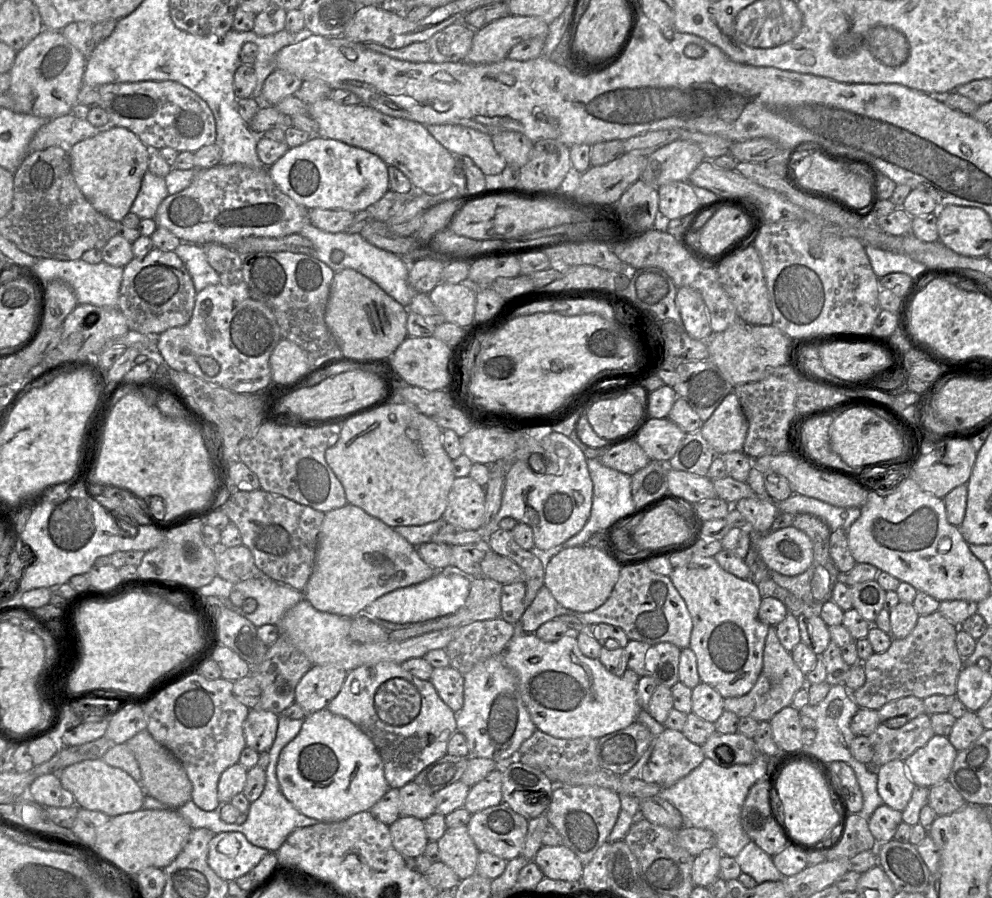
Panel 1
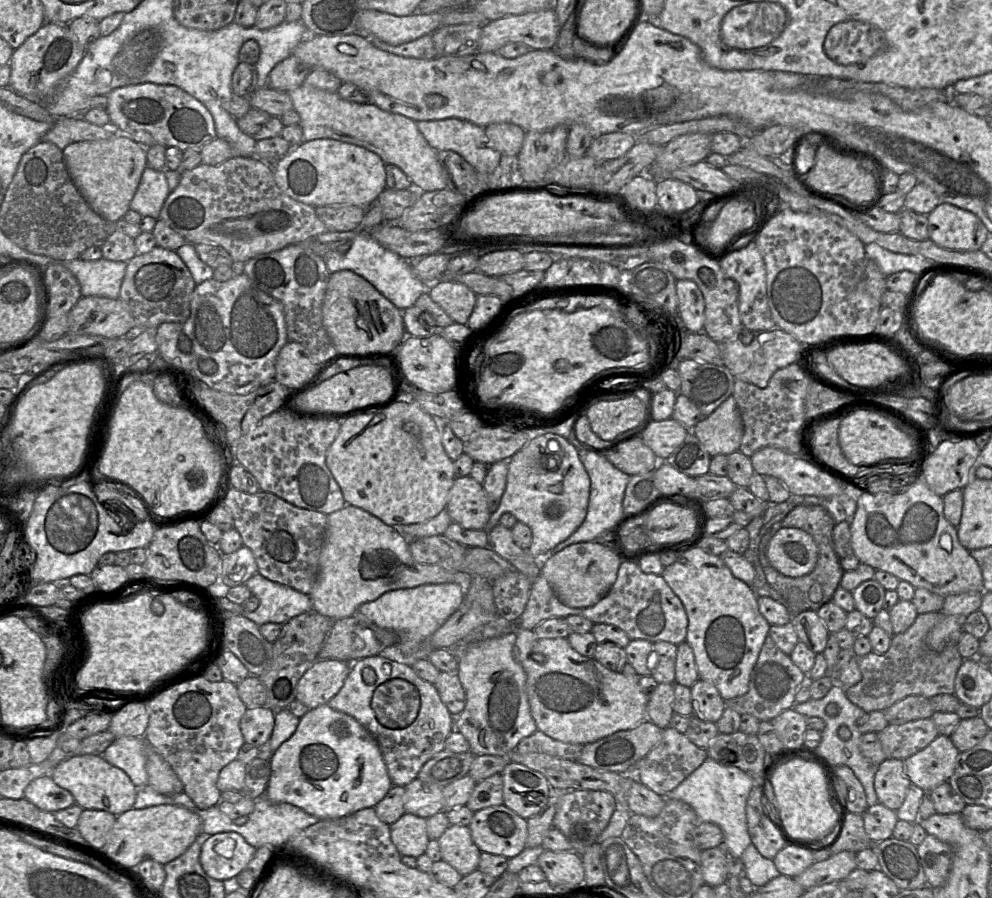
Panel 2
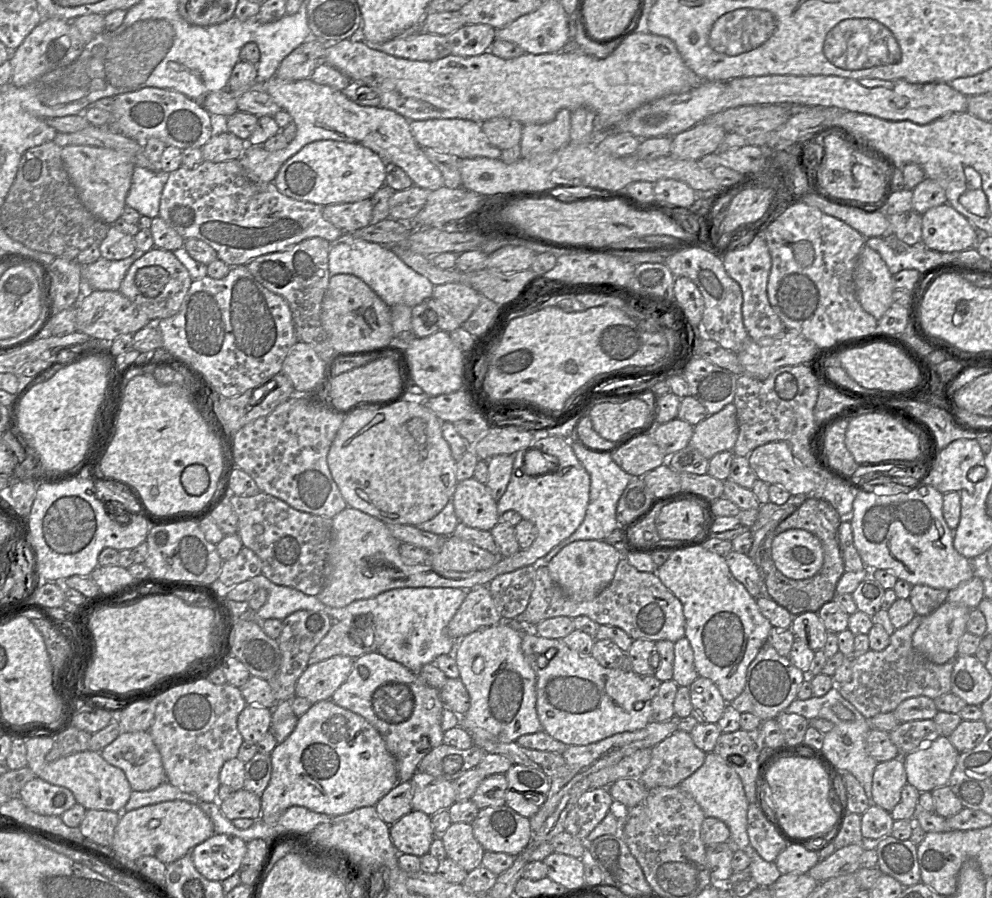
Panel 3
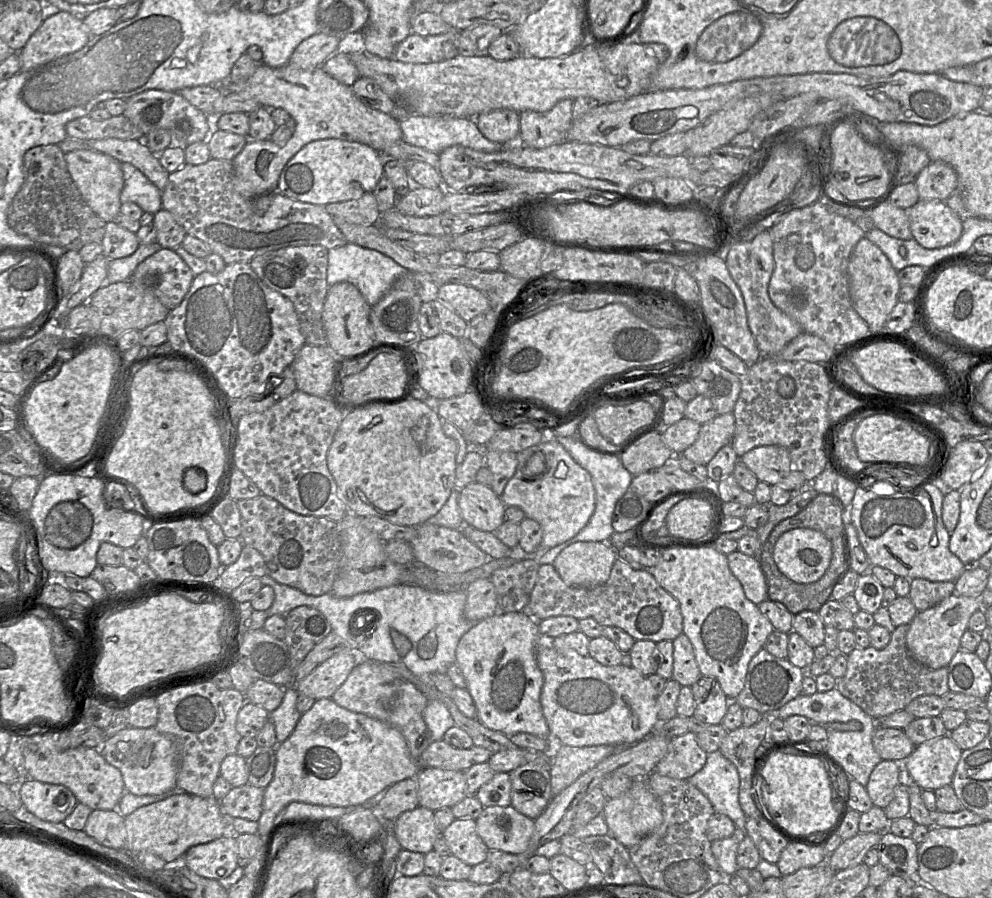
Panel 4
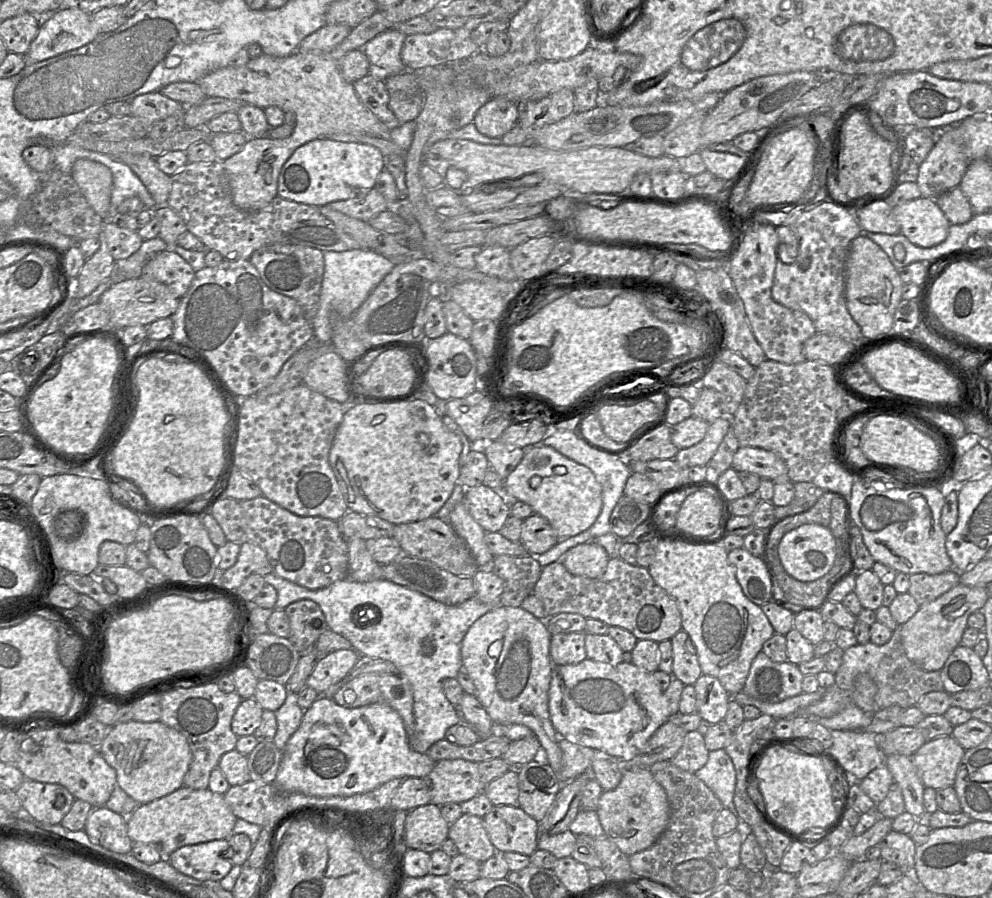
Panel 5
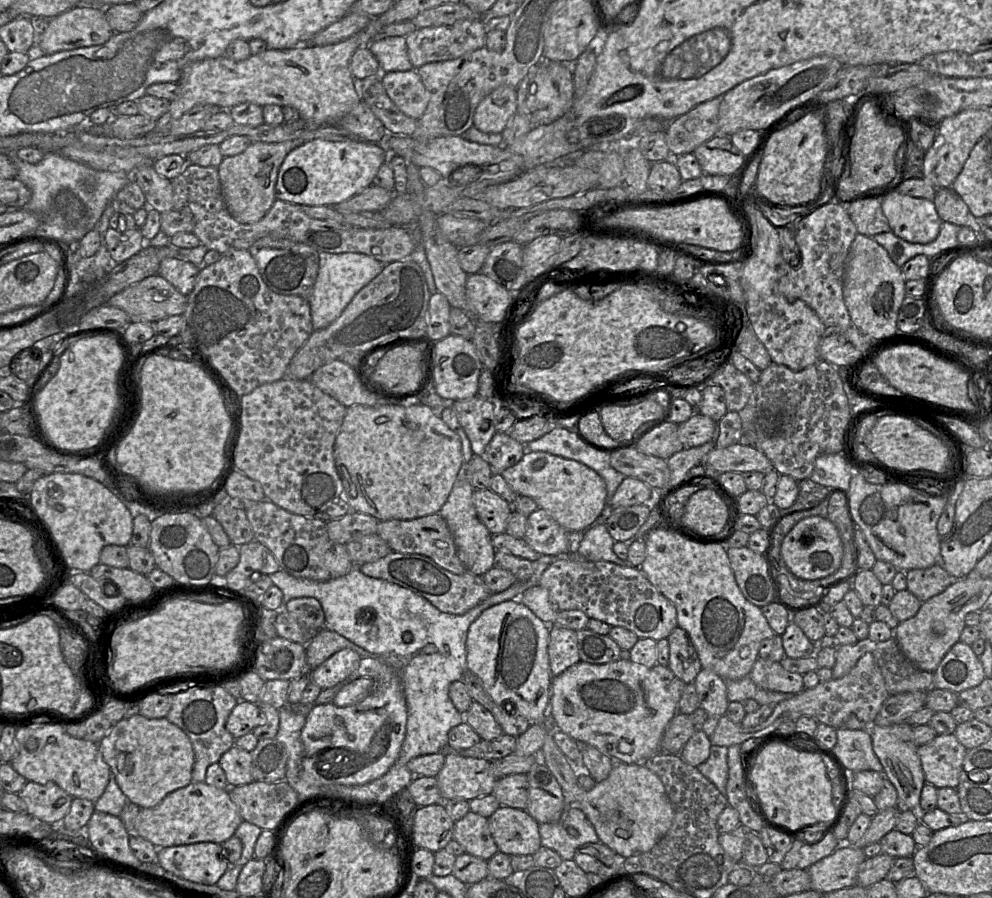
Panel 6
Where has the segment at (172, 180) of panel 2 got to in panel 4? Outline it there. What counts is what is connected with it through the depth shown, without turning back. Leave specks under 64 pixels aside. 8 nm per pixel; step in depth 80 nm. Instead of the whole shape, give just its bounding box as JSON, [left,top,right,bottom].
[121,163,162,214]

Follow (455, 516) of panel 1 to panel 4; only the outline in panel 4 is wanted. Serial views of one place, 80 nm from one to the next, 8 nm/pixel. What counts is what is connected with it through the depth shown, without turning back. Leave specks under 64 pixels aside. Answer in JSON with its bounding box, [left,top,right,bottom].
[458,481,506,532]

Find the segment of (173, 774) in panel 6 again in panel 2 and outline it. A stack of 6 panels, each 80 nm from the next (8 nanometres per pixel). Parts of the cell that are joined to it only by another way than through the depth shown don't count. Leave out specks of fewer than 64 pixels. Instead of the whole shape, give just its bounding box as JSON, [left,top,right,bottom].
[102,736,148,788]

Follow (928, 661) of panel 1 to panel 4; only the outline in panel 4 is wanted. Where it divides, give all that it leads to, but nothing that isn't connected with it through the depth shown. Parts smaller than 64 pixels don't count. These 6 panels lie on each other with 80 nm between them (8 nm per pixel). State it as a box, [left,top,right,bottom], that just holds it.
[835,624,949,718]

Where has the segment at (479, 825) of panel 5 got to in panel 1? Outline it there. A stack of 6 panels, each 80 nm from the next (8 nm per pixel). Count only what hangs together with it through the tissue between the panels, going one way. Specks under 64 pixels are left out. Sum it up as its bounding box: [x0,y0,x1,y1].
[437,826,480,880]

